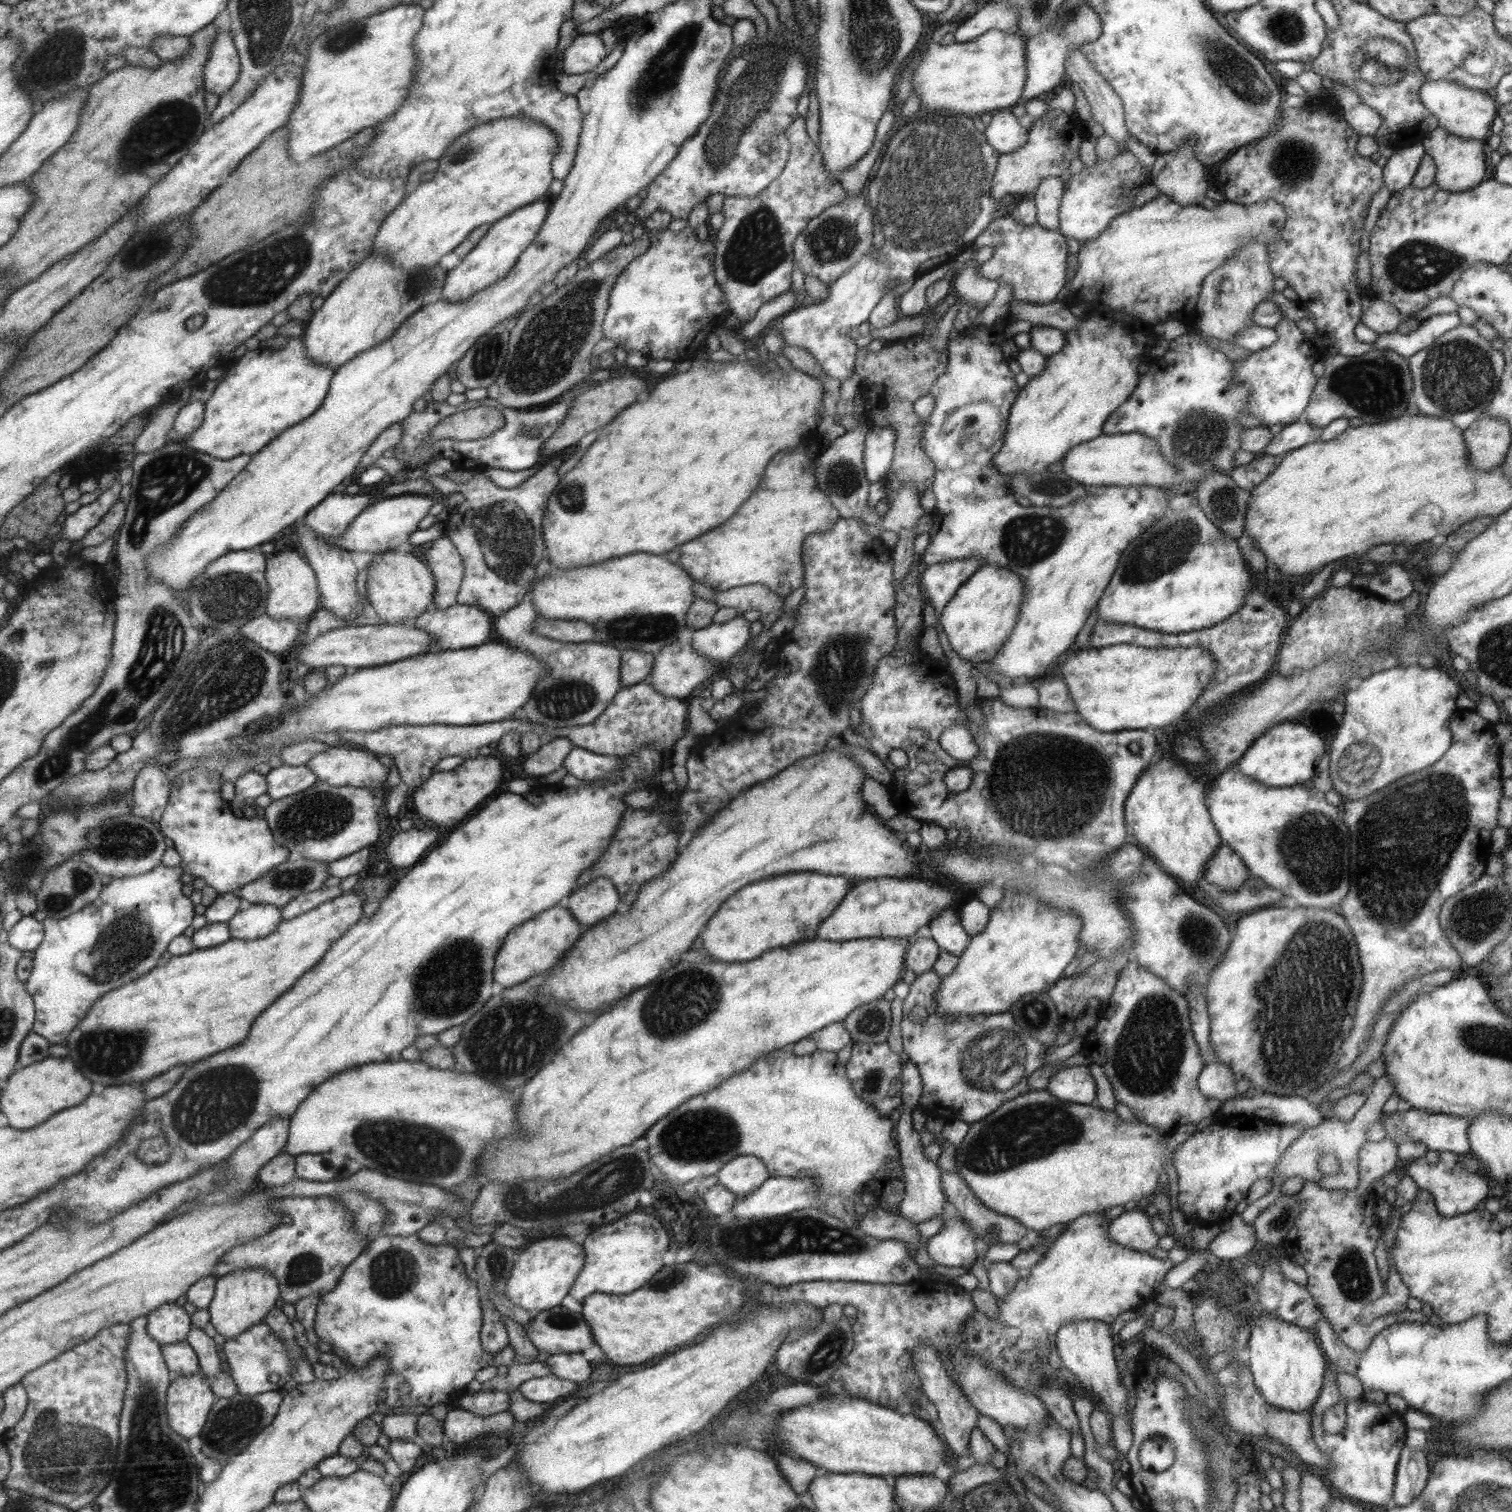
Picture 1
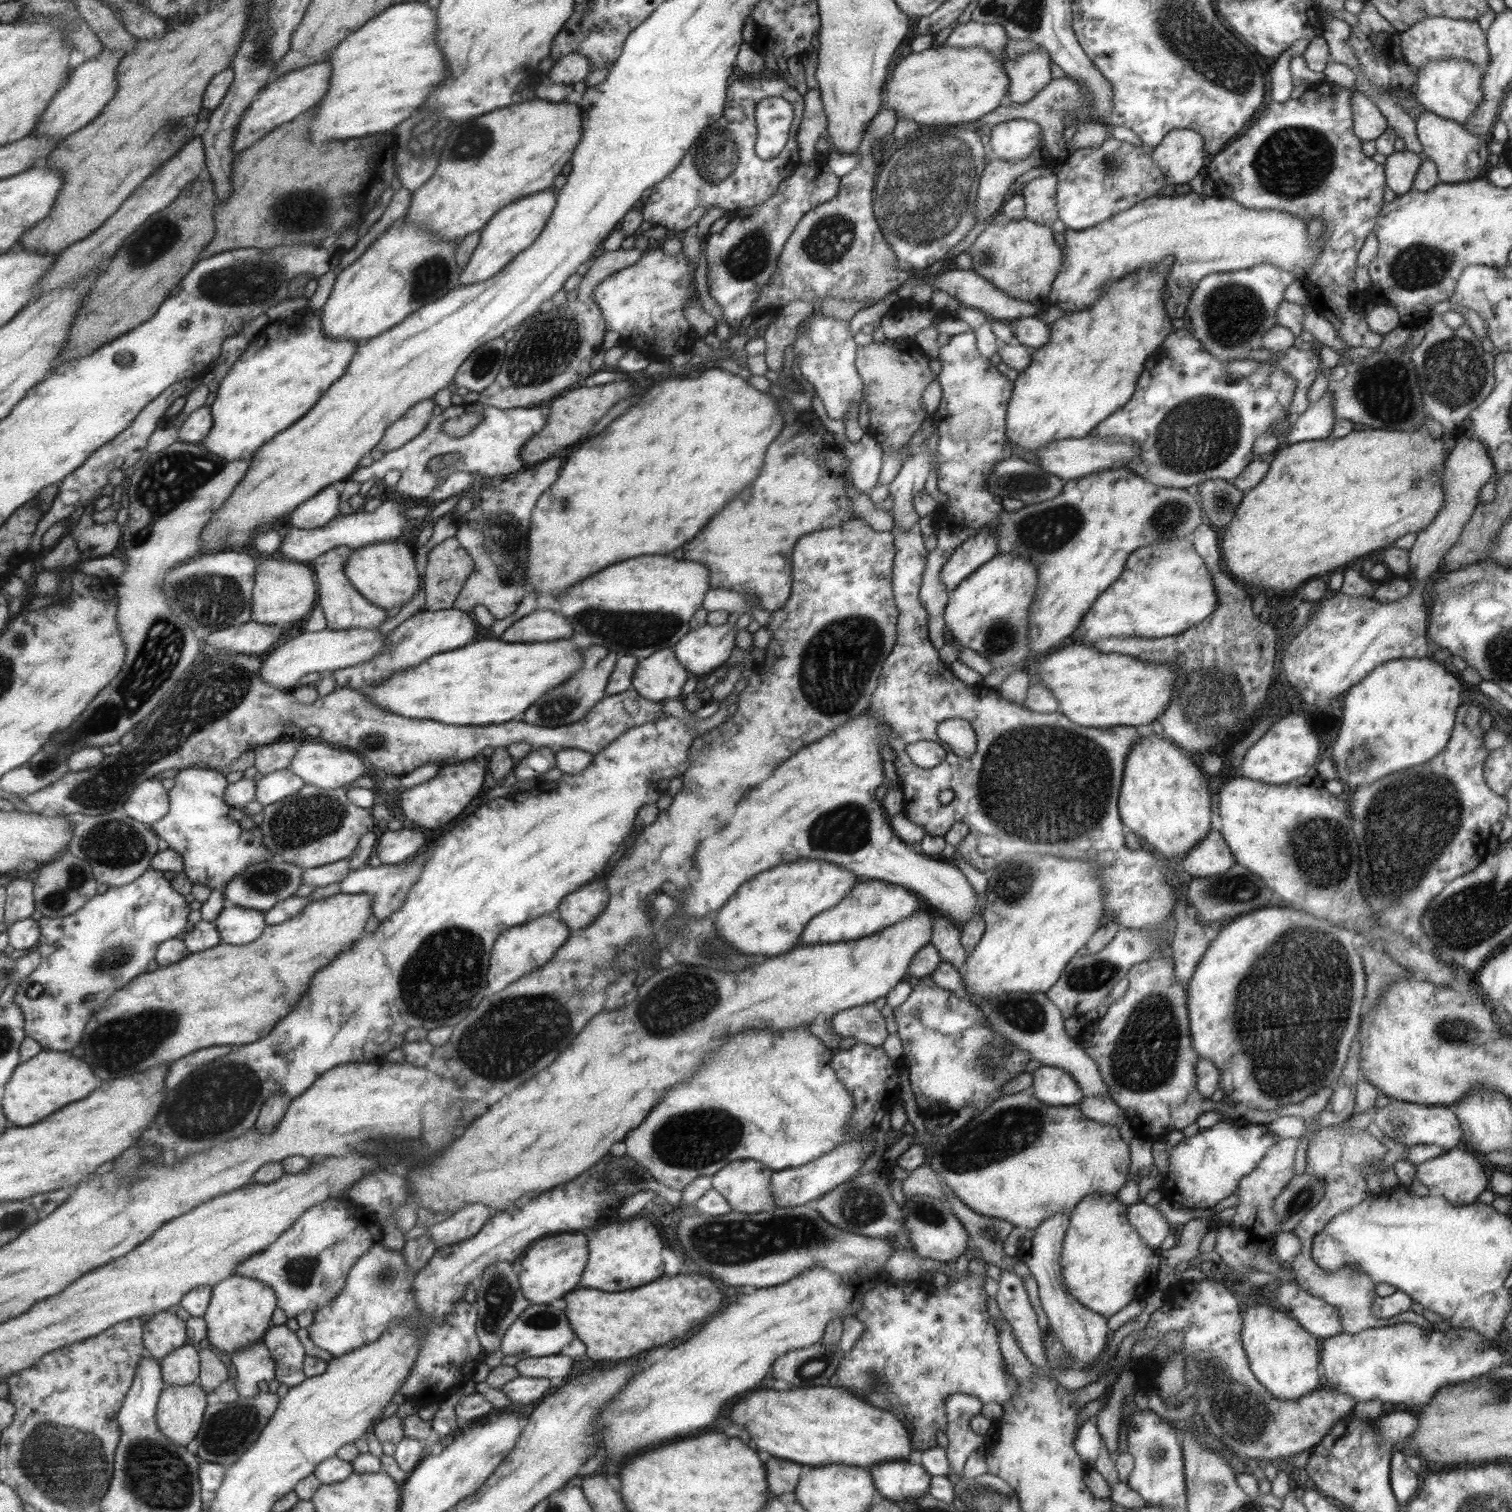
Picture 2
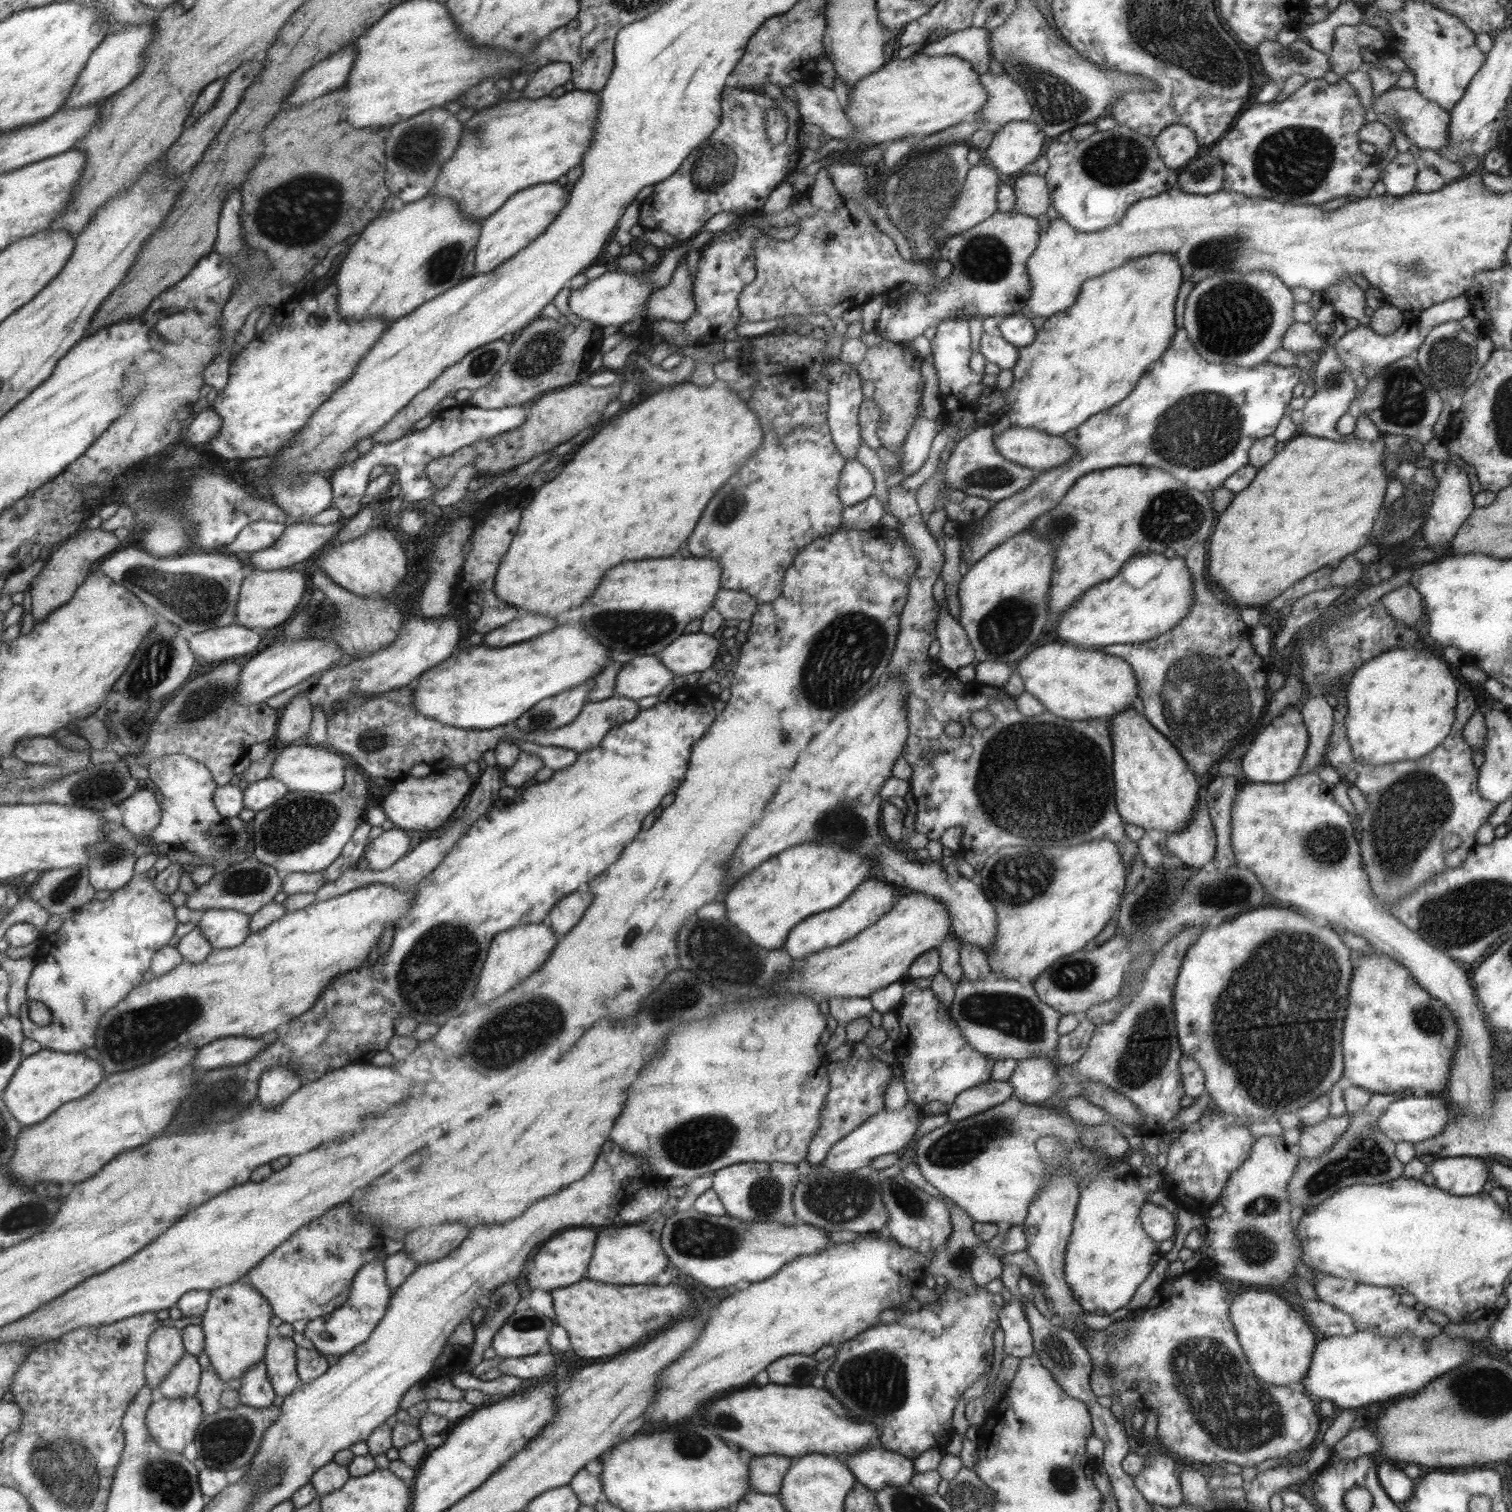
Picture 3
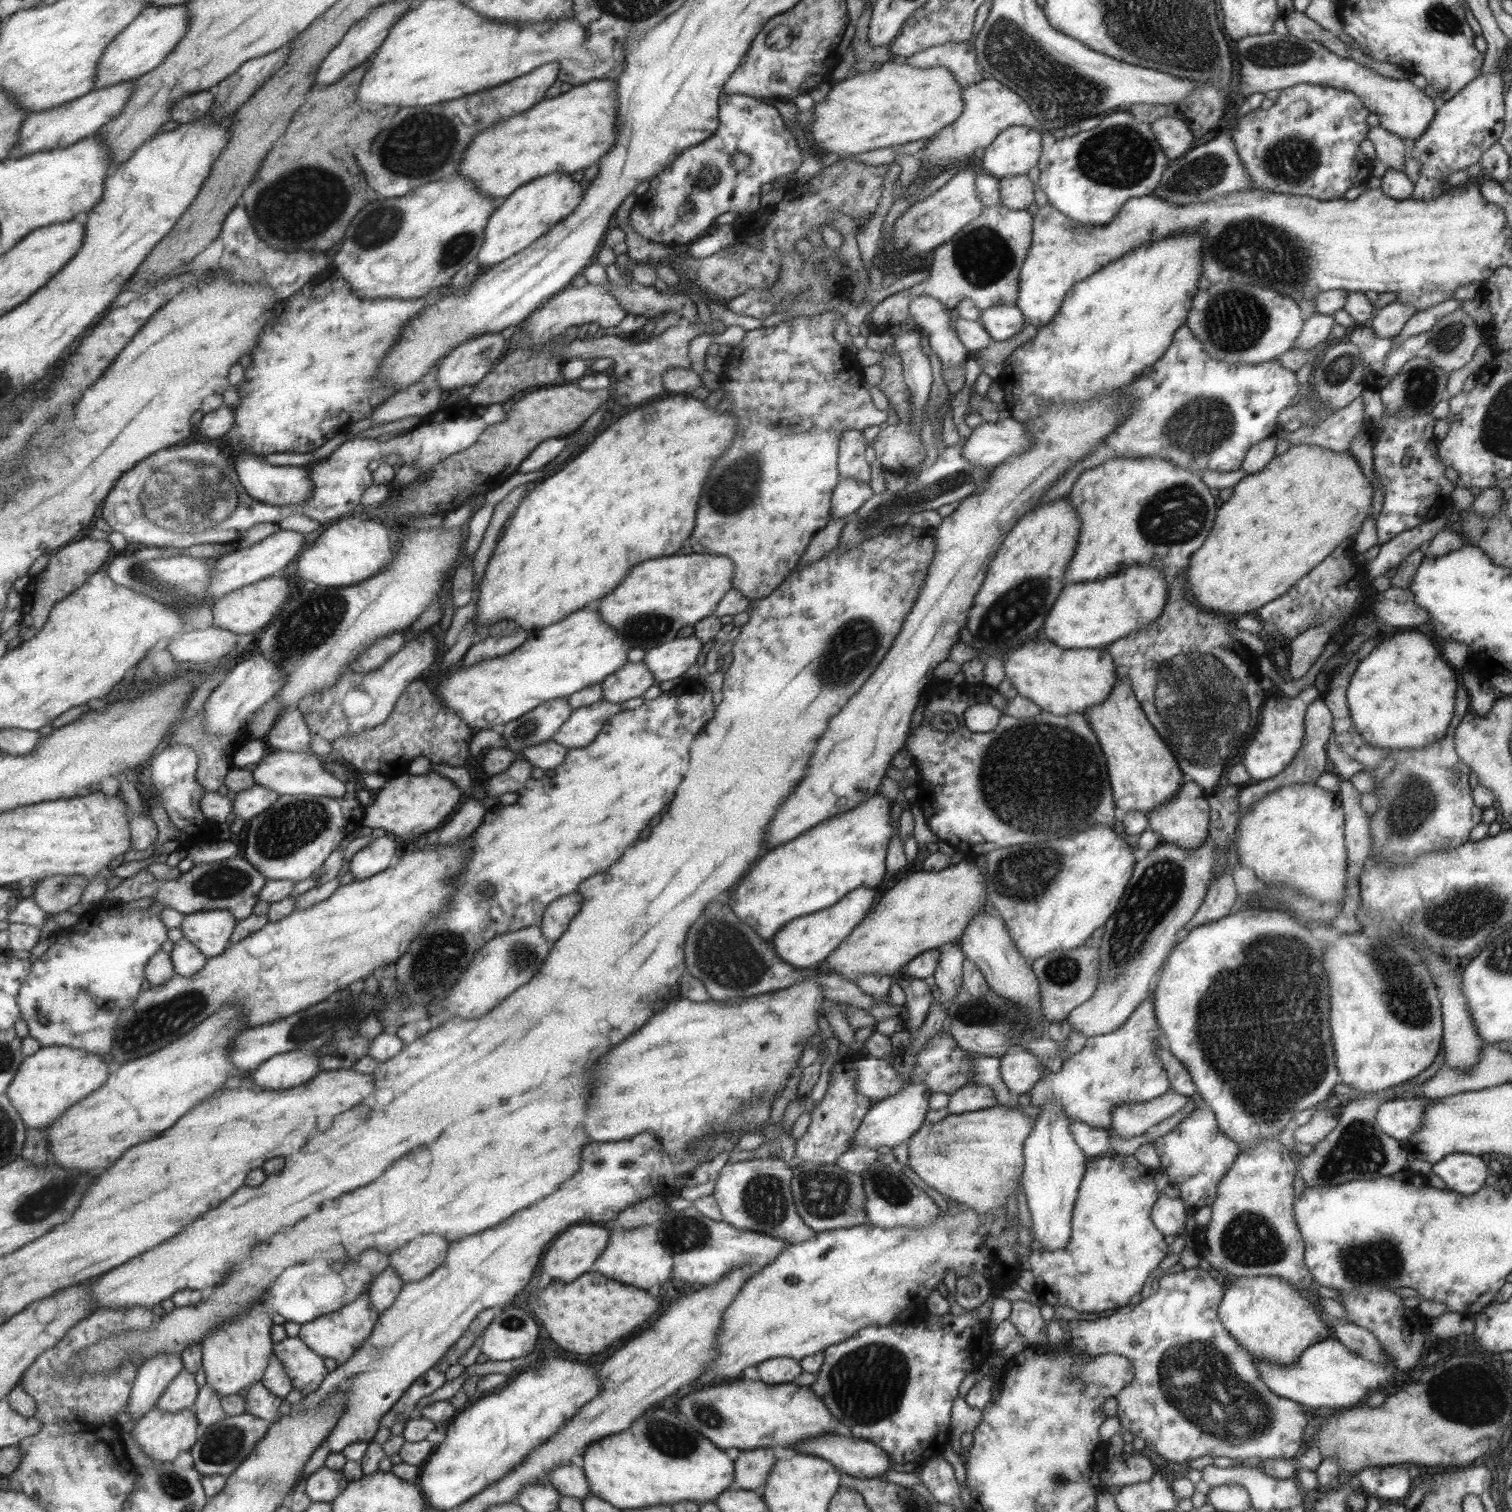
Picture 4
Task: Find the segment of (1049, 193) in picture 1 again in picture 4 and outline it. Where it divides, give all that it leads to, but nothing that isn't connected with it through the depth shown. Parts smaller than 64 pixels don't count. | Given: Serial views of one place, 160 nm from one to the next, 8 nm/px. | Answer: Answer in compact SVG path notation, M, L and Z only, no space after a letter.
M1025 174L998 179L1001 204L1011 210L1023 210L1033 201L1033 186Z

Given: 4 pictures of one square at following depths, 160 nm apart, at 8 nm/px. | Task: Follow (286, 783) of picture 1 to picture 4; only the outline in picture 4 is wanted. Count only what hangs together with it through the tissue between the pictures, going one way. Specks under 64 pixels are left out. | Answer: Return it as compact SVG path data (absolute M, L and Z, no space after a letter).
M257 784L247 790L241 790L233 798L231 818L241 818L243 821L248 821L269 808L278 796L279 794Z

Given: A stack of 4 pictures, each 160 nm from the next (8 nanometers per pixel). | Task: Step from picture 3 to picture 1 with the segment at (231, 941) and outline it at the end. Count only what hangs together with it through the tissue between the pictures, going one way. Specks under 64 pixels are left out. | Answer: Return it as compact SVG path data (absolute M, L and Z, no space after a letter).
M269 904L244 905L228 918L231 939L255 940L267 936L282 921L280 907Z

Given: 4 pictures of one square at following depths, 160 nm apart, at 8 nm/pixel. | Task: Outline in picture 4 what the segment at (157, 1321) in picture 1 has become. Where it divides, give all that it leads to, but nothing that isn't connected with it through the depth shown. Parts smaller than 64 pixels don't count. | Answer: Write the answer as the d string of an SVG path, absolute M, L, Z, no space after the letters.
M162 1352L141 1361L132 1382L128 1413L136 1422L156 1406L157 1399L182 1369L179 1354Z

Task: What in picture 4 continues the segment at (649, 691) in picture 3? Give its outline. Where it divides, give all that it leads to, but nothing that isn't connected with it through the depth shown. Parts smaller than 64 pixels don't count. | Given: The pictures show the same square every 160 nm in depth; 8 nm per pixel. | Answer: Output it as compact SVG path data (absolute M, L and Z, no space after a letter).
M642 660L637 663L627 661L600 682L602 688L600 700L618 704L629 698L641 696L649 686L655 683Z

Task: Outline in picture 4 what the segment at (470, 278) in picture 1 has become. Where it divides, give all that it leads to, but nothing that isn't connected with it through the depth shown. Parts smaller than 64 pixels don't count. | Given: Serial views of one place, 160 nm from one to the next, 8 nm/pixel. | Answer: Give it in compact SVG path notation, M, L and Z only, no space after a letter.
M567 173L544 174L527 184L518 186L512 194L504 198L488 218L483 242L476 254L481 268L485 270L499 264L533 244L577 208L584 189L584 182L573 181L571 175Z

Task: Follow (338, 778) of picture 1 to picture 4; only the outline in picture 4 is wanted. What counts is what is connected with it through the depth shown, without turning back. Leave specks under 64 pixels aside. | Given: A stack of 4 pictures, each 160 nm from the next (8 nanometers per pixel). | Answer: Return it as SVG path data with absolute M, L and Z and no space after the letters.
M273 751L263 756L263 759L251 771L253 782L279 795L343 796L343 793L346 791L345 783L325 771L321 759L309 751Z

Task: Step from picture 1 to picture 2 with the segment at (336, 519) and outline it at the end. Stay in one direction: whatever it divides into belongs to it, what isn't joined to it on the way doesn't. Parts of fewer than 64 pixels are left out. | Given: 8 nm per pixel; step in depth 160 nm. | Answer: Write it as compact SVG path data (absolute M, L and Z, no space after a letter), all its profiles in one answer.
M331 486L319 490L313 498L307 498L295 510L291 510L287 524L297 529L317 529L333 520L338 513L339 494Z

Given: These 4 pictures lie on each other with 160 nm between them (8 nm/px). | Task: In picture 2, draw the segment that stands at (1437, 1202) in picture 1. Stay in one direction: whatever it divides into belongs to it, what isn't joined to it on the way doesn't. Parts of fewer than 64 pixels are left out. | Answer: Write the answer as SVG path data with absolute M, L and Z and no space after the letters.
M1453 1148L1437 1155L1437 1158L1421 1162L1416 1165L1417 1180L1420 1180L1421 1184L1431 1192L1440 1194L1454 1205L1469 1204L1477 1200L1477 1196L1488 1189L1487 1176L1483 1166L1471 1154L1465 1154L1465 1152L1460 1148Z

